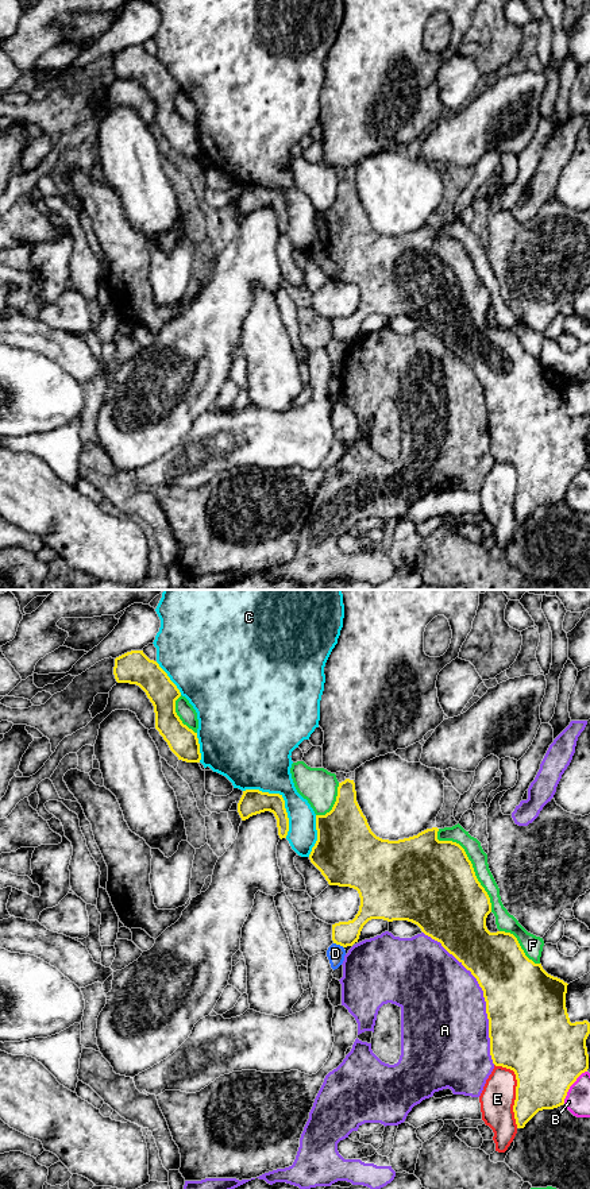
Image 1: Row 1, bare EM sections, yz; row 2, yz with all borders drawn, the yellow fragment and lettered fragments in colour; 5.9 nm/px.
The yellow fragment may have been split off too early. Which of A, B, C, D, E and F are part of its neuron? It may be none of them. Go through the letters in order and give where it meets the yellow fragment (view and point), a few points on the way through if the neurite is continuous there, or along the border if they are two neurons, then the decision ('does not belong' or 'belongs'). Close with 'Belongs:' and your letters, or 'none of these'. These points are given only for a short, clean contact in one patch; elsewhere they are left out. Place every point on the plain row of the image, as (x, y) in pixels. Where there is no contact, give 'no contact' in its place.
A: contact yz (484, 390); does not belong
B: contact yz (570, 481); does not belong
C: contact yz (282, 193); does not belong
D: contact yz (339, 339); border yz (334, 338), (343, 343); does not belong
E: contact yz (516, 486); does not belong
F: contact yz (470, 258); does not belong
Belongs: none of these

